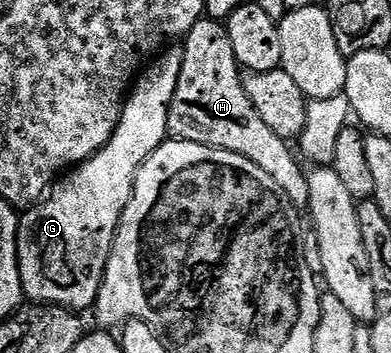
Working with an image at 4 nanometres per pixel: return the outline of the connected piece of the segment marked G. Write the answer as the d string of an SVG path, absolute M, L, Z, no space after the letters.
M169 47L156 54L142 68L125 102L119 127L94 157L68 170L36 205L20 214L17 226L17 262L21 272L21 291L30 302L55 305L70 311L82 311L94 304L105 268L117 238L123 211L133 194L139 171L149 156L169 137L169 108L175 99L179 71L183 67L183 48Z

